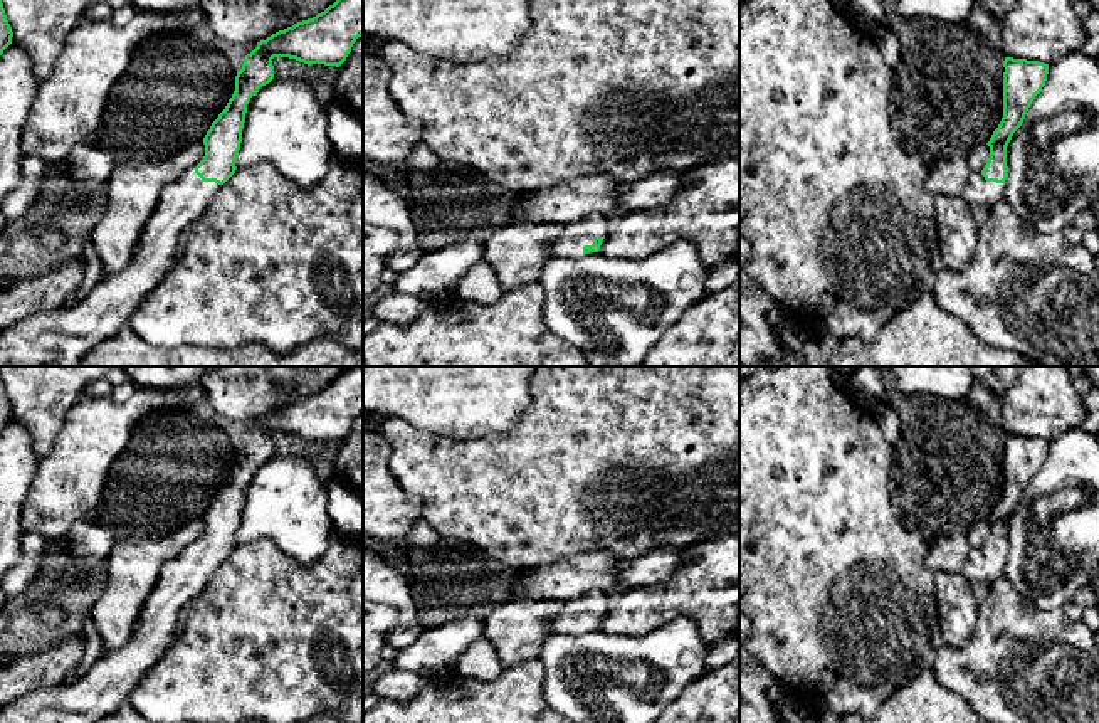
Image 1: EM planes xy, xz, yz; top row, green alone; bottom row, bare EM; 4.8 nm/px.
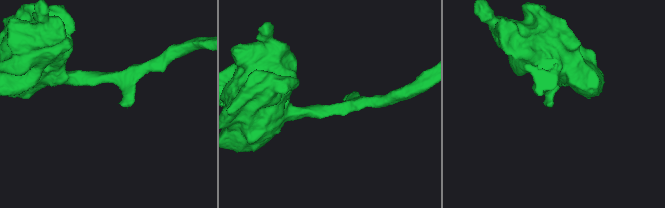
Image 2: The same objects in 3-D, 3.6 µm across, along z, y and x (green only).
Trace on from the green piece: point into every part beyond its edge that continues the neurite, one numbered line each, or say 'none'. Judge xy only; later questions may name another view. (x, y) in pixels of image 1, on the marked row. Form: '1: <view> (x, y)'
1: xy (61, 337)

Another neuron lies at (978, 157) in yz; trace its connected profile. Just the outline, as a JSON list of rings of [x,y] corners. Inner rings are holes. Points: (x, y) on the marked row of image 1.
[[[981,143],[981,145],[976,145],[970,151],[966,161],[968,161],[971,172],[981,172],[988,161],[988,158],[990,158],[990,146],[986,143]]]

